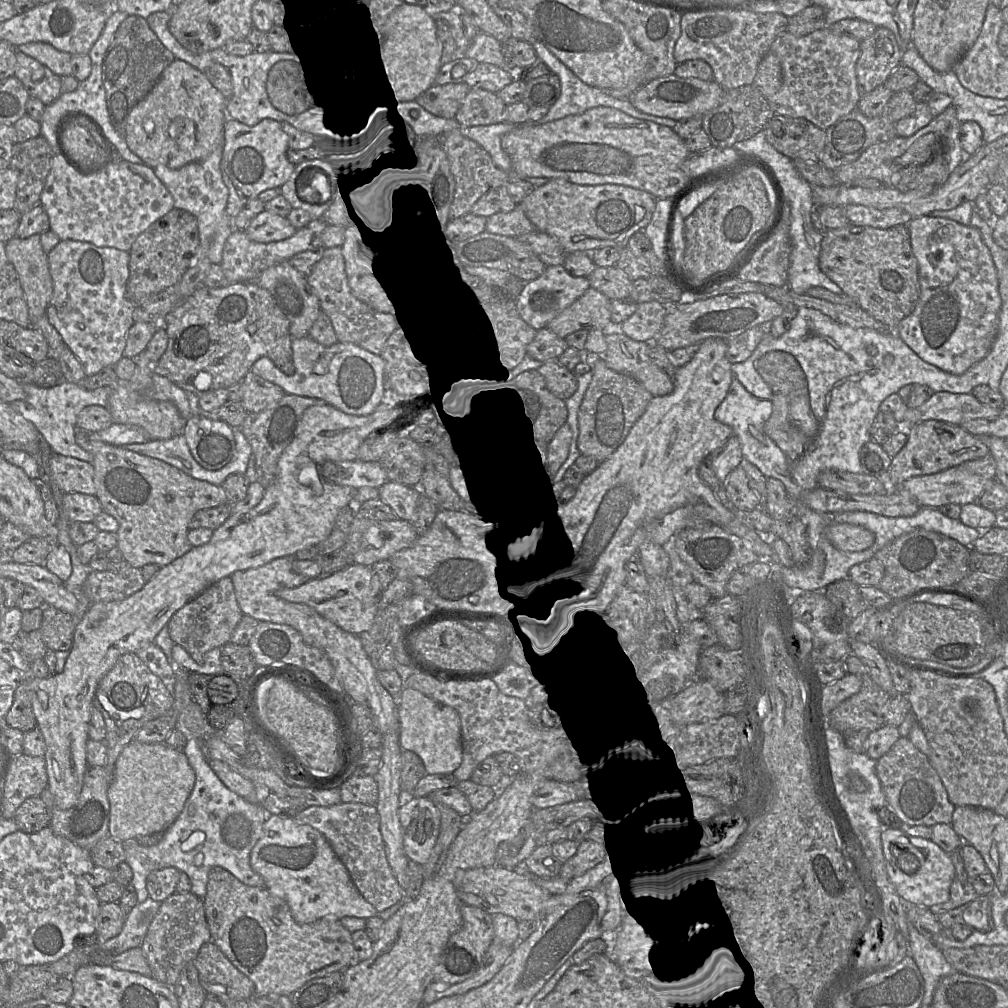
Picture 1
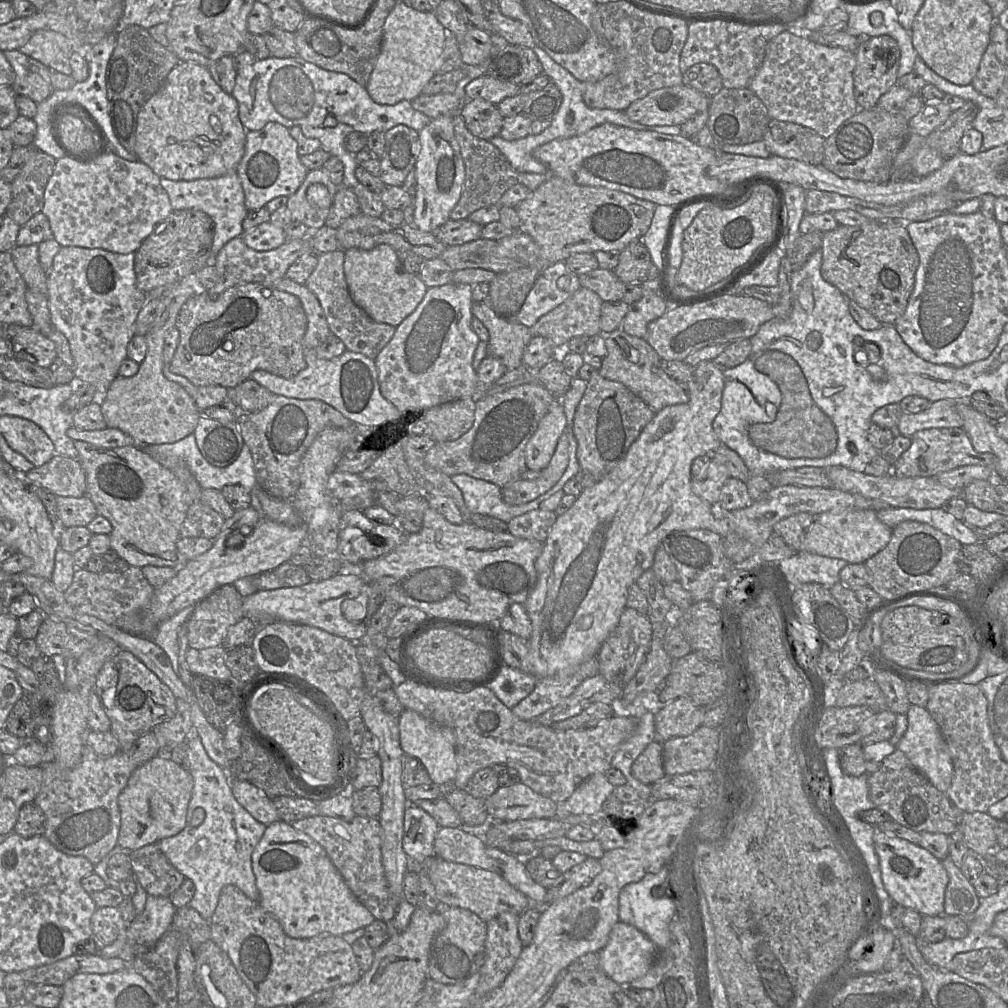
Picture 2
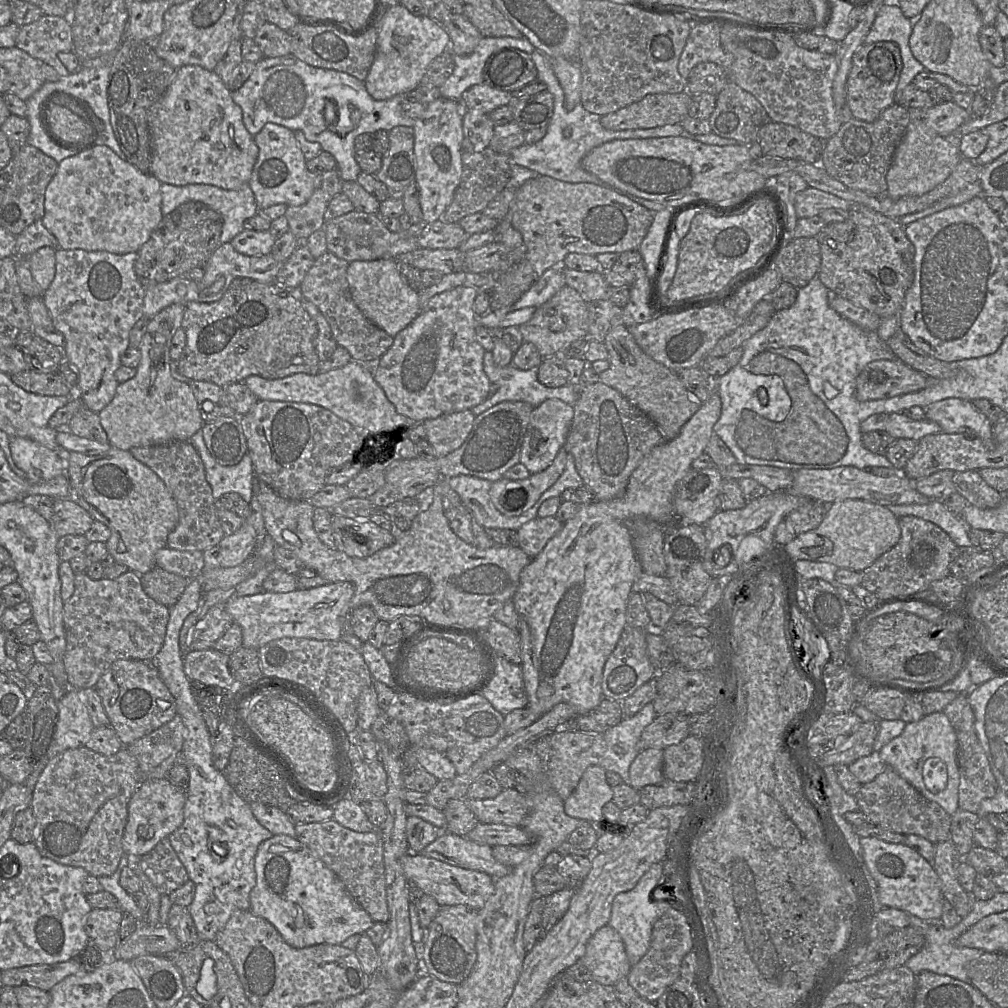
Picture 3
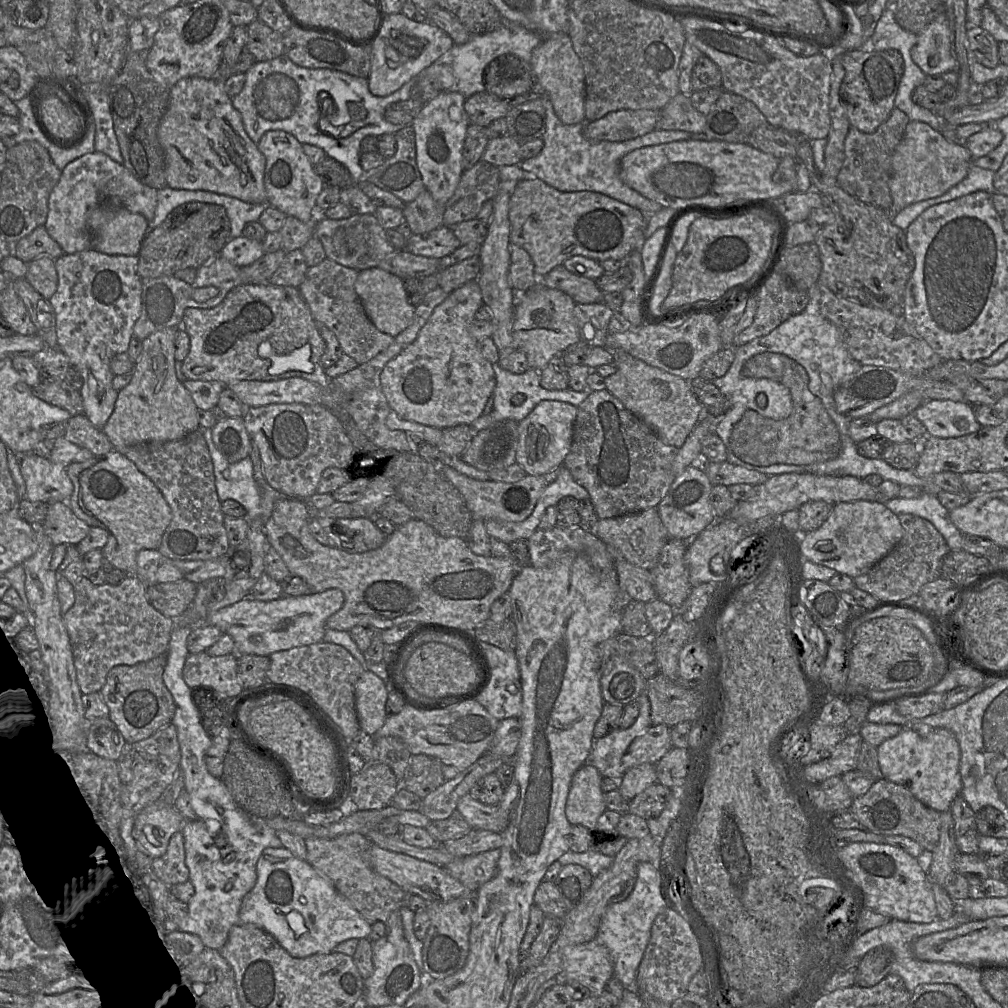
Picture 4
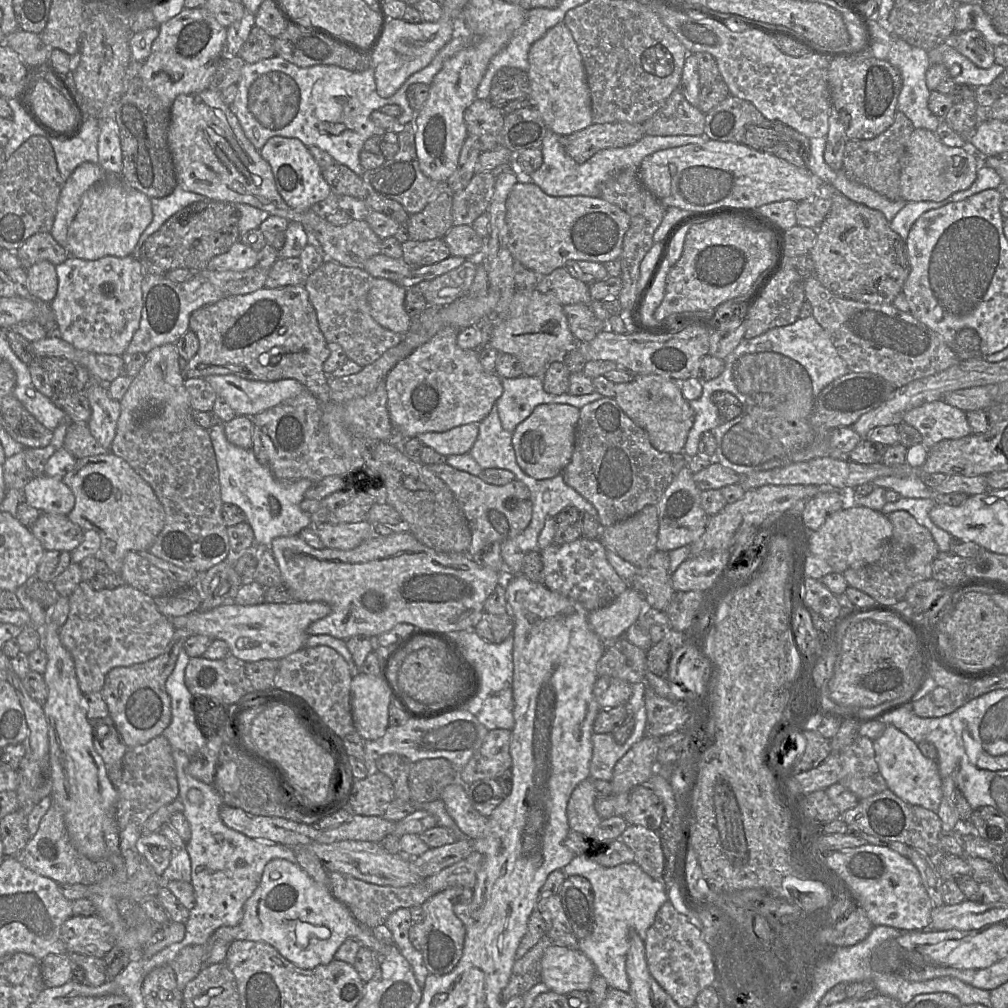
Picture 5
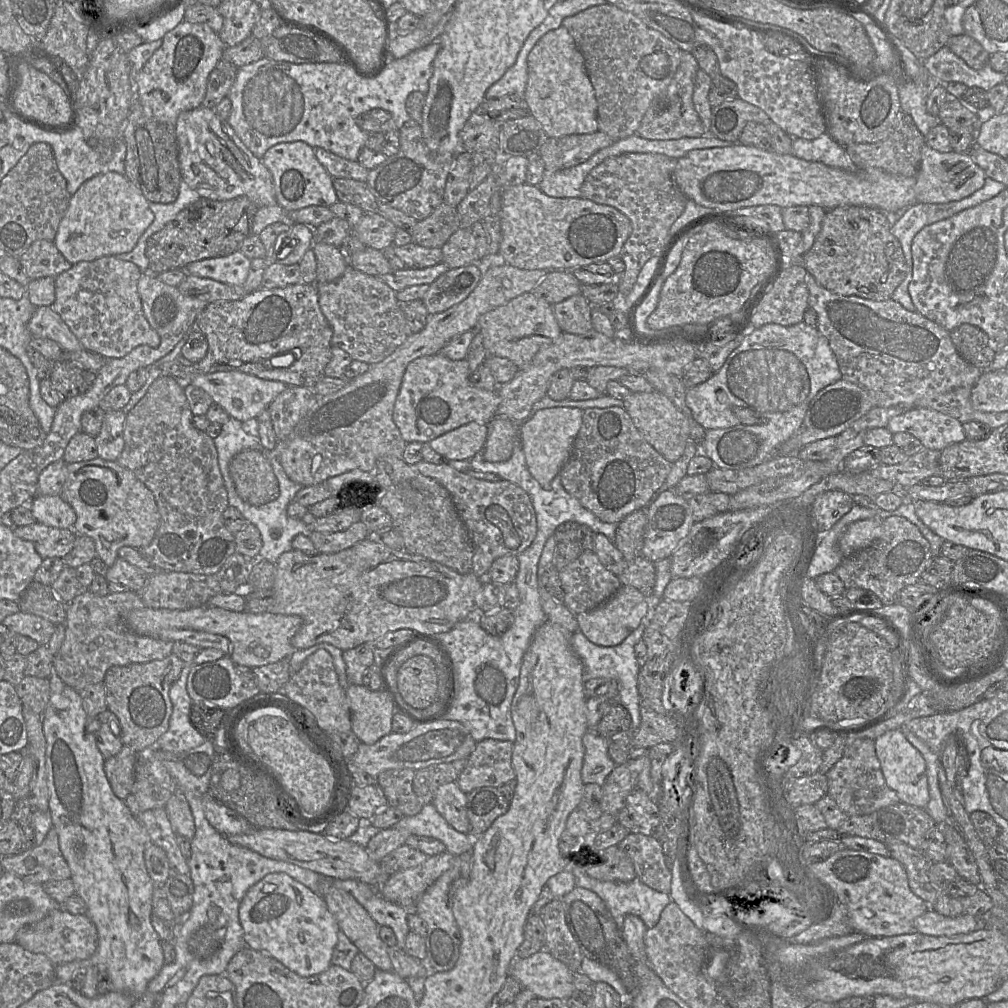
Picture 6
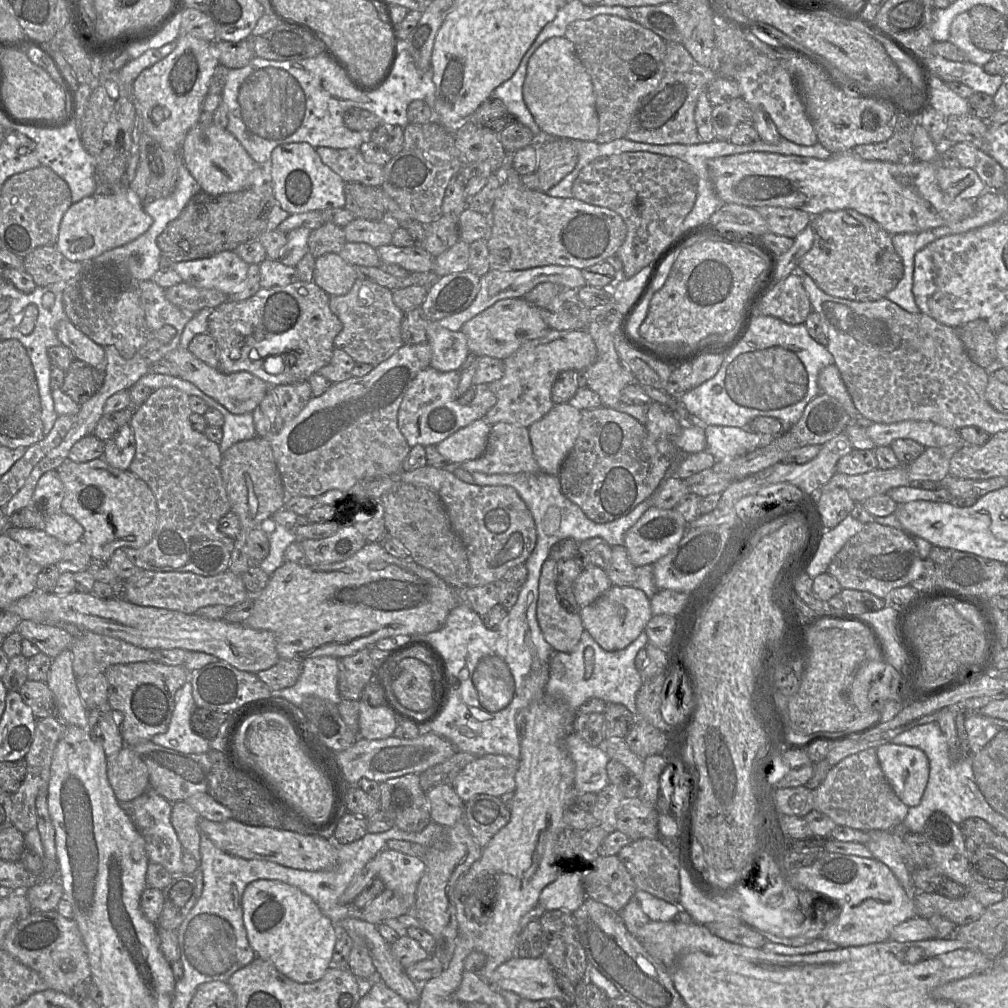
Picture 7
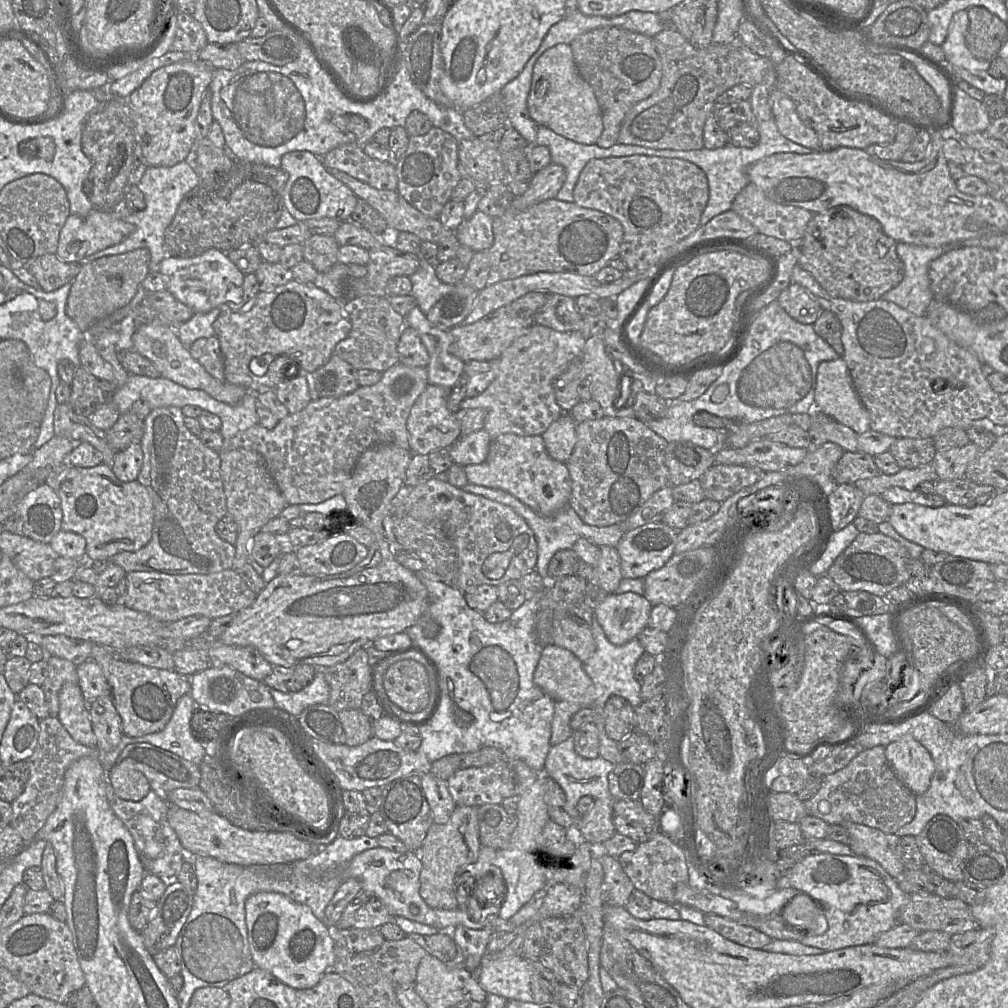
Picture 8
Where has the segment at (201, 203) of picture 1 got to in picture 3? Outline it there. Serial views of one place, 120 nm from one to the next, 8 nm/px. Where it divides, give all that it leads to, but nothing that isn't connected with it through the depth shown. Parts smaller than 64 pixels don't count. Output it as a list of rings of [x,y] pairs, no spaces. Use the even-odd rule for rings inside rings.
[[[161,183],[160,191],[162,195],[161,213],[163,216],[169,214],[173,209],[188,201],[197,201],[206,204],[223,219],[223,226],[220,235],[220,243],[229,243],[243,228],[246,219],[254,216],[259,212],[259,208],[249,185],[241,186],[235,190],[226,190],[213,185],[191,184],[185,186],[174,186]]]

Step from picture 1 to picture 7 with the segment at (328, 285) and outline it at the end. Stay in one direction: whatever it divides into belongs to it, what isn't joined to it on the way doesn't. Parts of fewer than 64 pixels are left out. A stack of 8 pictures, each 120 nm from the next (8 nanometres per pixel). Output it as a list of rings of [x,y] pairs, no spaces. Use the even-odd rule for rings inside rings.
[[[358,278],[347,294],[330,296],[329,306],[343,325],[334,339],[334,347],[346,352],[356,363],[375,367],[390,358],[404,344],[401,336],[404,312],[393,302],[390,289]]]

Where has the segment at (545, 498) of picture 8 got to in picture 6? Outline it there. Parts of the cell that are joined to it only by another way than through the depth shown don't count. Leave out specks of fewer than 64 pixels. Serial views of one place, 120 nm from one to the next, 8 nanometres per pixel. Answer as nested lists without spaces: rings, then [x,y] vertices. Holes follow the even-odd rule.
[[[504,417],[493,418],[488,426],[488,436],[484,445],[484,459],[488,462],[505,462],[519,439],[519,424]]]

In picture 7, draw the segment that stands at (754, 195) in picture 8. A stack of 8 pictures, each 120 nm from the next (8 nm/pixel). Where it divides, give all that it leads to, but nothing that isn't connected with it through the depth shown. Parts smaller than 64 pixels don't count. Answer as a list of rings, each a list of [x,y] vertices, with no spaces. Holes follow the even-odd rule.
[[[774,206],[756,208],[766,220],[771,233],[795,238],[811,222],[812,216],[799,209]]]

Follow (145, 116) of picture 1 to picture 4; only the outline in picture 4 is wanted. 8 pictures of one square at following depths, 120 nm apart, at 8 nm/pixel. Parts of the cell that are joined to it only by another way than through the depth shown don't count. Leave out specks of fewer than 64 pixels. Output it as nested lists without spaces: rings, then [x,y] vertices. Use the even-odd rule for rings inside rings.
[[[185,77],[169,91],[169,104],[158,126],[158,140],[165,155],[167,187],[204,190],[237,198],[248,203],[267,203],[264,185],[266,159],[246,133],[240,113],[224,90],[224,81],[201,77]]]

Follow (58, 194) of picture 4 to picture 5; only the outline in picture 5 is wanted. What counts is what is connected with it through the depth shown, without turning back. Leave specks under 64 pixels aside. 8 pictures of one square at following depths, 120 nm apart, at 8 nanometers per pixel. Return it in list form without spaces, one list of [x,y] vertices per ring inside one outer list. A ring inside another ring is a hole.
[[[98,163],[80,164],[64,182],[56,207],[56,215],[50,231],[55,241],[66,248],[67,233],[81,203],[84,192],[95,184],[105,171]]]

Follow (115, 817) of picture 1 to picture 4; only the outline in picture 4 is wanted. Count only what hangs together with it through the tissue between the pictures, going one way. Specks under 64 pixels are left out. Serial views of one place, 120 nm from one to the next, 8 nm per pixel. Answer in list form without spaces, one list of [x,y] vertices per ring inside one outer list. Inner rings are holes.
[[[159,800],[139,813],[134,824],[134,838],[139,851],[149,859],[163,856],[172,836],[181,831],[184,818],[174,805]]]

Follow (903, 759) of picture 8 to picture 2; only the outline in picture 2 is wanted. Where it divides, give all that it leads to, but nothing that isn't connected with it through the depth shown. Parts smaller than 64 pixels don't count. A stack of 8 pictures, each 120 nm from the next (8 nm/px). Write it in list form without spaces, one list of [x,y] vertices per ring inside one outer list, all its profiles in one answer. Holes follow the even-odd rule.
[[[911,704],[908,712],[908,728],[896,744],[913,766],[924,774],[928,780],[941,792],[947,793],[954,776],[954,767],[948,746],[940,732],[939,726],[928,710],[915,704]]]

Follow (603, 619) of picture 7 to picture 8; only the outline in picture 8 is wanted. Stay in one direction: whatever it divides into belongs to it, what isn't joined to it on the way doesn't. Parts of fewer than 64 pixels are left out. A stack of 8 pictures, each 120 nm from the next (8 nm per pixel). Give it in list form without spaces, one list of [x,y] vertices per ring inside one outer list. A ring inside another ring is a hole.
[[[633,592],[603,594],[594,606],[594,617],[613,645],[624,645],[648,626],[652,605]]]

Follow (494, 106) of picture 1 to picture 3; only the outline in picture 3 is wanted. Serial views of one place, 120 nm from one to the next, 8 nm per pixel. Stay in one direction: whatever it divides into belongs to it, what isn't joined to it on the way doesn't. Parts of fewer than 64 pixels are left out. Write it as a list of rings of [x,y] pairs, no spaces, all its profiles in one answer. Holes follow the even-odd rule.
[[[465,110],[463,114],[462,153],[480,152],[490,146],[495,125],[486,114],[478,110]]]

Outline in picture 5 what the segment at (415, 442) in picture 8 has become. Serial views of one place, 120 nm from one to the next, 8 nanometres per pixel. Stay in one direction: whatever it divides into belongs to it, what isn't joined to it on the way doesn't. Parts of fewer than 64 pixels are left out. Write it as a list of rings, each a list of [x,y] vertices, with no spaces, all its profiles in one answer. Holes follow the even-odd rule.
[[[455,327],[441,329],[429,341],[417,347],[409,356],[400,360],[387,374],[387,406],[395,431],[404,438],[418,437],[426,432],[445,432],[452,428],[480,423],[503,393],[501,378],[486,372],[479,361],[476,349],[462,349],[457,345],[461,330]]]

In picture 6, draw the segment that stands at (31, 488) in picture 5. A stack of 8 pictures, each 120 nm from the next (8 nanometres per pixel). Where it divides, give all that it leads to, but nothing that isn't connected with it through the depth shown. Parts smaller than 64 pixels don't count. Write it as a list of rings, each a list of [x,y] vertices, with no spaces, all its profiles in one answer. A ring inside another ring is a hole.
[[[37,495],[28,505],[36,521],[59,529],[73,529],[77,520],[75,510],[61,495]]]

